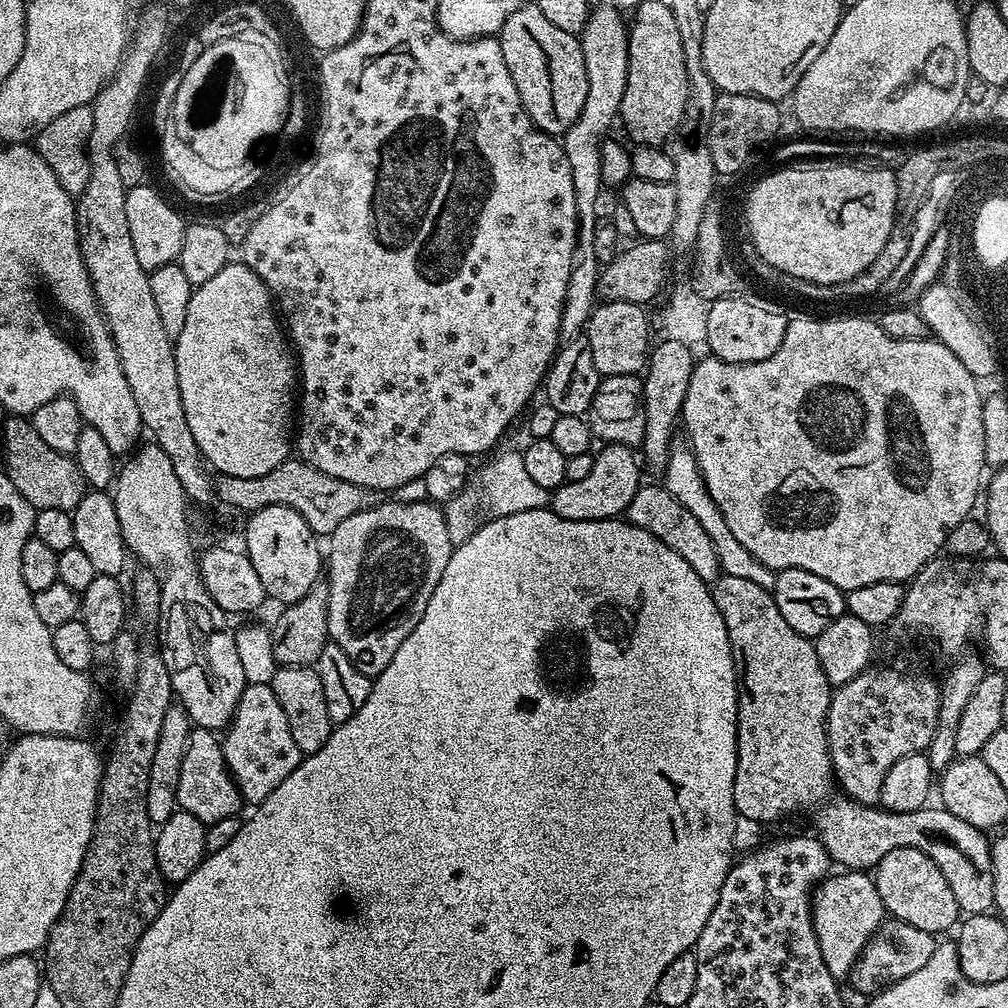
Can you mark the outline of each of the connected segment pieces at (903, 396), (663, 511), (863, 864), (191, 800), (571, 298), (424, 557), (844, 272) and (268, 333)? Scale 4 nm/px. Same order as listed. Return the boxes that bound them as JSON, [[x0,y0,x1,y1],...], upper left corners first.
[[682,316,985,594],[626,482,722,586],[818,795,994,917],[176,727,241,826],[560,5,630,341],[326,499,454,678],[744,162,898,284],[174,262,298,478]]

